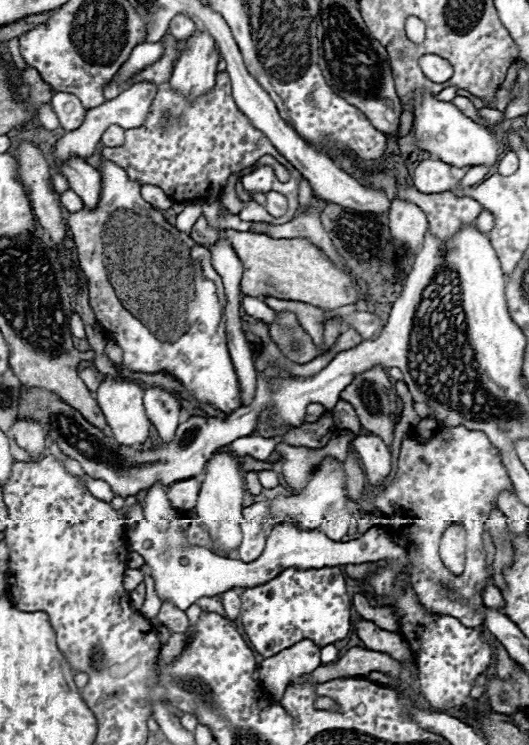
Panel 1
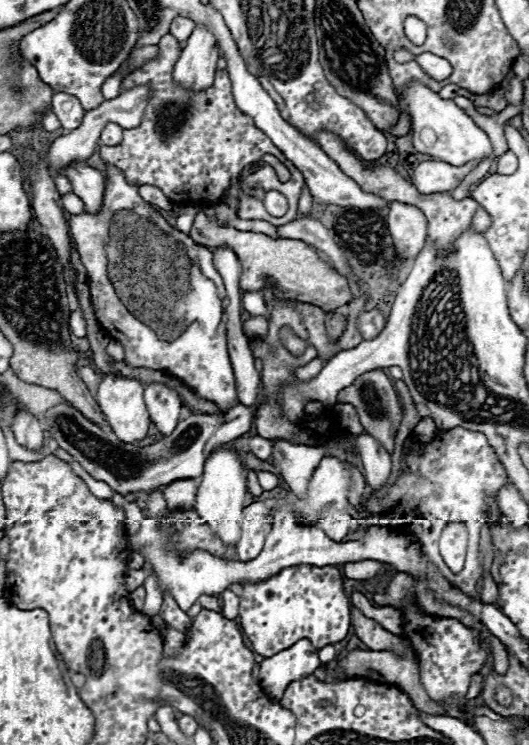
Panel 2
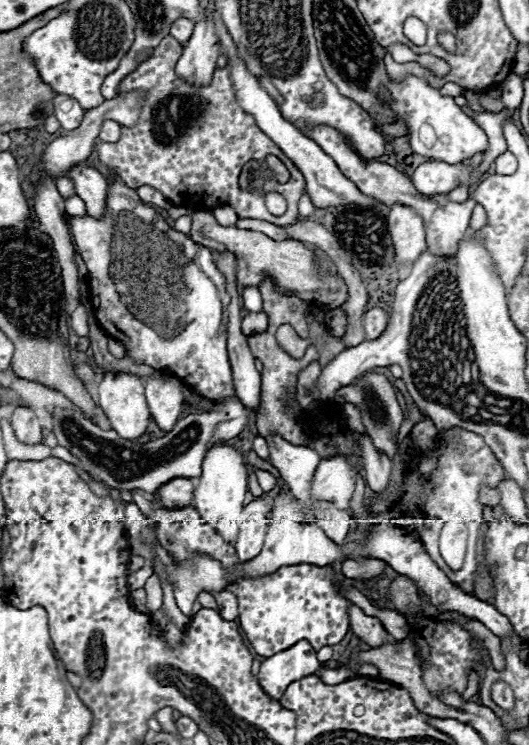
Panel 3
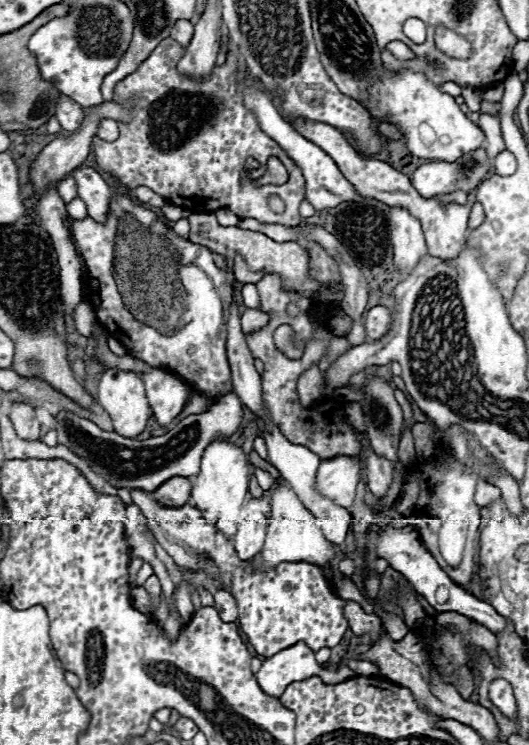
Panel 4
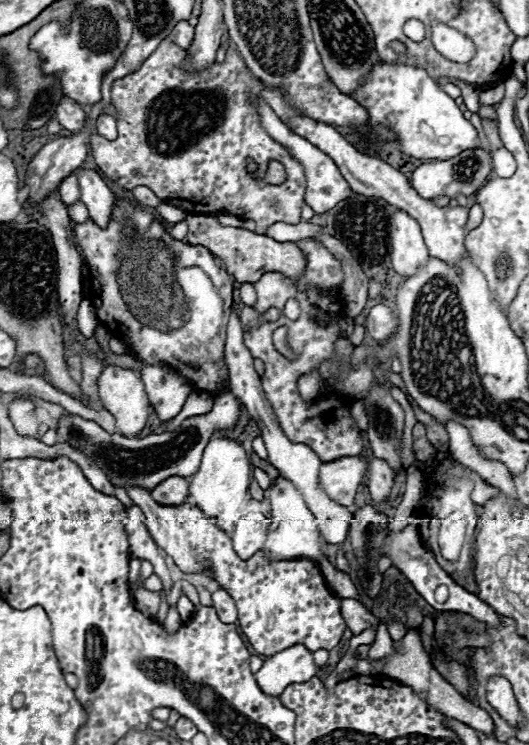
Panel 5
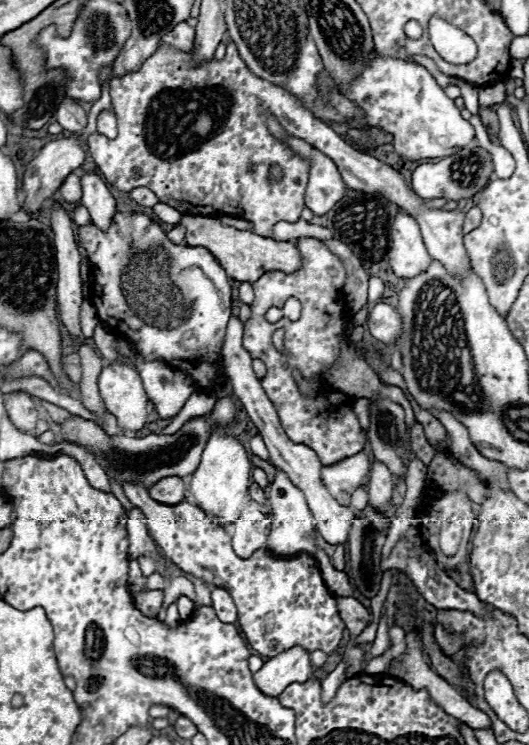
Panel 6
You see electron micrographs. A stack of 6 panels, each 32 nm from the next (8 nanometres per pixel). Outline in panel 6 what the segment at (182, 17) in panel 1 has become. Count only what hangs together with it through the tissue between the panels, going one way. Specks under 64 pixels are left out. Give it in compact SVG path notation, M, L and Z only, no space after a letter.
M180 22L180 24L174 26L172 32L168 32L168 34L162 38L162 42L170 44L170 46L174 46L174 48L178 48L178 50L188 52L188 50L192 48L192 44L194 44L194 28L192 28L188 22Z

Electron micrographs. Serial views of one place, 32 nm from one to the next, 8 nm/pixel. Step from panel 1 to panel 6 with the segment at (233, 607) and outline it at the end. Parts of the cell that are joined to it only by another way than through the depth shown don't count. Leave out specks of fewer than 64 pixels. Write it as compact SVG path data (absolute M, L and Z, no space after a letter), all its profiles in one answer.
M216 588L212 592L212 606L214 606L214 610L222 622L226 622L226 624L236 622L236 606L232 602L232 596L226 590Z

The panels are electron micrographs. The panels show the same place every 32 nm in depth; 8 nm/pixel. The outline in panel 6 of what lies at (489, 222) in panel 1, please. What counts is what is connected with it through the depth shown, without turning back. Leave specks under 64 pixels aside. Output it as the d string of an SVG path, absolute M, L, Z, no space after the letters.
M478 206L470 208L470 212L466 214L466 220L464 220L464 234L472 232L472 230L480 224L480 220L482 220L482 212L480 212L480 208L478 208Z

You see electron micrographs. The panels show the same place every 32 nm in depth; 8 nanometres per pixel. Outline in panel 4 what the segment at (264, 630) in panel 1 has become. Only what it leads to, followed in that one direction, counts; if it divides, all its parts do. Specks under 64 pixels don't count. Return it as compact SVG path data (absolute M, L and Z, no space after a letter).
M130 490L130 494L134 504L142 510L156 542L174 558L176 566L196 568L200 558L210 558L218 564L224 590L228 590L238 602L240 628L248 636L256 654L268 658L300 640L316 652L324 646L334 648L344 638L348 628L348 620L344 616L346 600L336 594L332 578L324 568L308 562L296 562L280 564L266 572L252 572L248 568L250 562L240 560L232 542L228 542L214 526L208 526L198 510L190 506L162 508L142 490Z

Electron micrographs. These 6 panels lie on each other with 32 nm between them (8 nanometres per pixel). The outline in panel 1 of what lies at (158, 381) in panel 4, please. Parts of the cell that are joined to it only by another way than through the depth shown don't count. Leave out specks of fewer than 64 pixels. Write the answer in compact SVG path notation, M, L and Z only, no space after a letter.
M150 388L144 394L144 408L150 422L156 426L162 442L168 444L174 438L174 432L178 428L180 404L176 396L162 388Z

